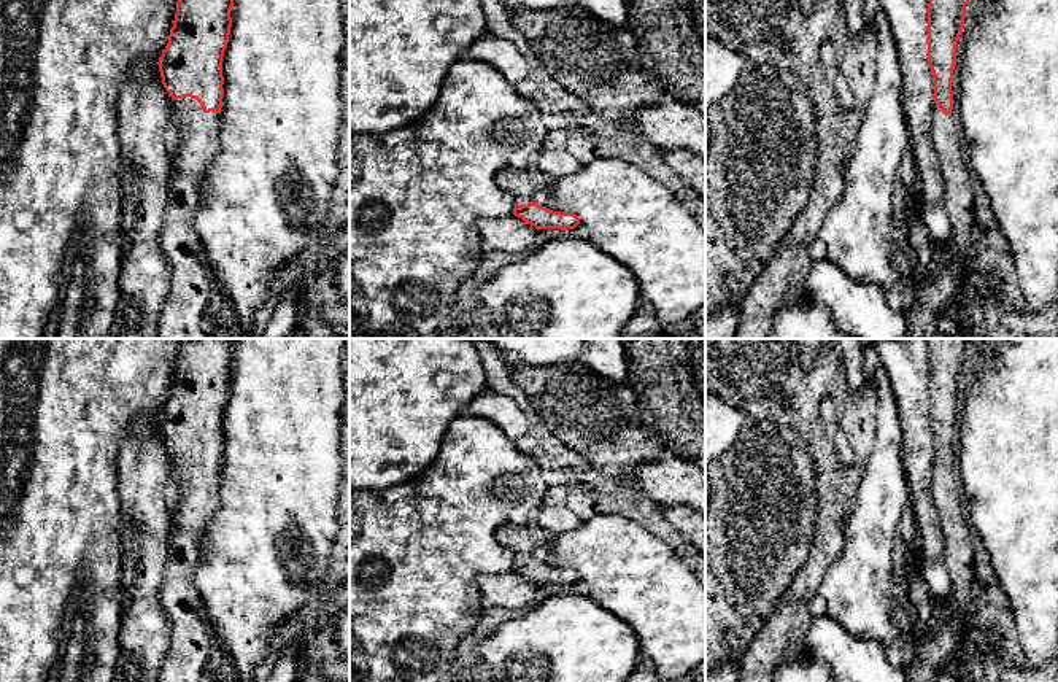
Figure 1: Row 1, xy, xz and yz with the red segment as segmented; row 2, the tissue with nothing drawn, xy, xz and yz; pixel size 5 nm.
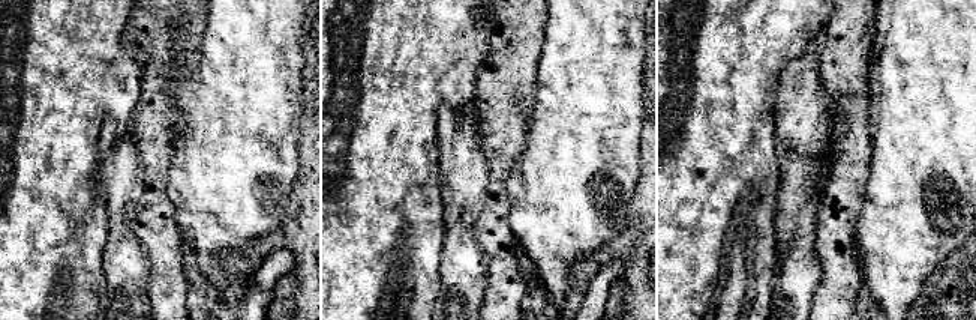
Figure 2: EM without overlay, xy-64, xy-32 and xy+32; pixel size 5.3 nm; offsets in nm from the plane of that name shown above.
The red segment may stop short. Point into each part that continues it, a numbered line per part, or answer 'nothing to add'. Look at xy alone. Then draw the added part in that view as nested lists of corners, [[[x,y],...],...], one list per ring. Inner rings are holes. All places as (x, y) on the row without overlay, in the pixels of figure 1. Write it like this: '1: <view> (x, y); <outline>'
1: xy (193, 496); [[[191,453],[170,458],[168,510],[172,536],[159,587],[162,609],[172,626],[157,682],[205,682],[214,644],[194,575],[202,561],[199,542],[218,507],[221,467],[205,469]]]

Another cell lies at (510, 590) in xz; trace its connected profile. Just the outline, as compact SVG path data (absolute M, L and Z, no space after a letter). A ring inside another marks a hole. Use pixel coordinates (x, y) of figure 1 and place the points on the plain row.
M515 571L494 575L480 574L477 583L485 606L526 612L539 604L535 599L537 585Z

